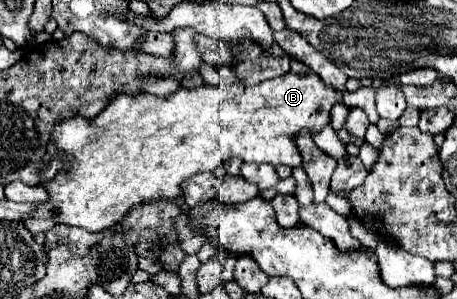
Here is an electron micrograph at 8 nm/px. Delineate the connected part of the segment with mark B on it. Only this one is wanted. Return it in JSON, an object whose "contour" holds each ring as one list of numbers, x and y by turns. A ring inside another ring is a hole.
{"contour":[[291,60,291,72,289,72,289,74,285,74,285,76,281,76,281,78,273,78,273,80,263,80,263,82,259,82,257,86,243,86,243,84,229,84,229,86,227,86,227,84,219,84,217,88,213,88,213,86,209,86,209,84,203,84,203,86,197,88,197,90,179,88,175,94,171,94,171,96,167,96,167,98,157,98,157,96,147,94,147,92,141,94,141,96,125,96,125,94,119,94,119,96,115,96,115,98,109,102,109,106,107,106,95,120,83,120,83,116,75,116,75,118,71,118,71,120,61,122,61,124,53,130,53,144,49,146,49,158,61,154,61,156,69,158,69,160,73,162,73,166,71,166,67,172,61,172,61,176,53,178,53,182,41,184,41,186,49,192,51,200,45,202,45,204,39,204,39,206,37,206,37,216,25,220,25,226,29,228,31,234,47,232,47,230,51,230,55,224,77,226,77,228,85,228,85,230,89,230,89,232,103,232,105,228,111,228,113,224,121,222,121,218,123,218,133,206,137,206,137,204,147,204,147,202,163,200,163,198,165,198,165,200,177,198,177,196,181,194,181,182,183,182,183,180,187,180,187,178,191,178,191,176,195,176,195,174,199,174,199,172,211,172,211,170,215,170,221,162,225,162,225,160,229,160,229,158,239,158,239,160,243,160,243,162,255,162,255,164,269,162,269,164,273,164,273,166,275,166,275,164,287,164,287,166,295,168,295,166,301,164,301,156,299,156,299,152,297,152,297,148,295,148,295,144,293,144,295,134,297,134,299,130,303,130,303,128,307,128,307,130,317,130,317,132,319,132,323,126,327,126,329,120,331,120,331,106,333,106,335,102,339,102,339,100,341,100,341,94,335,92,333,88,325,86,325,84,321,82,321,78,319,78,315,72,311,72,311,68,307,68,305,64,301,64,299,60]]}

